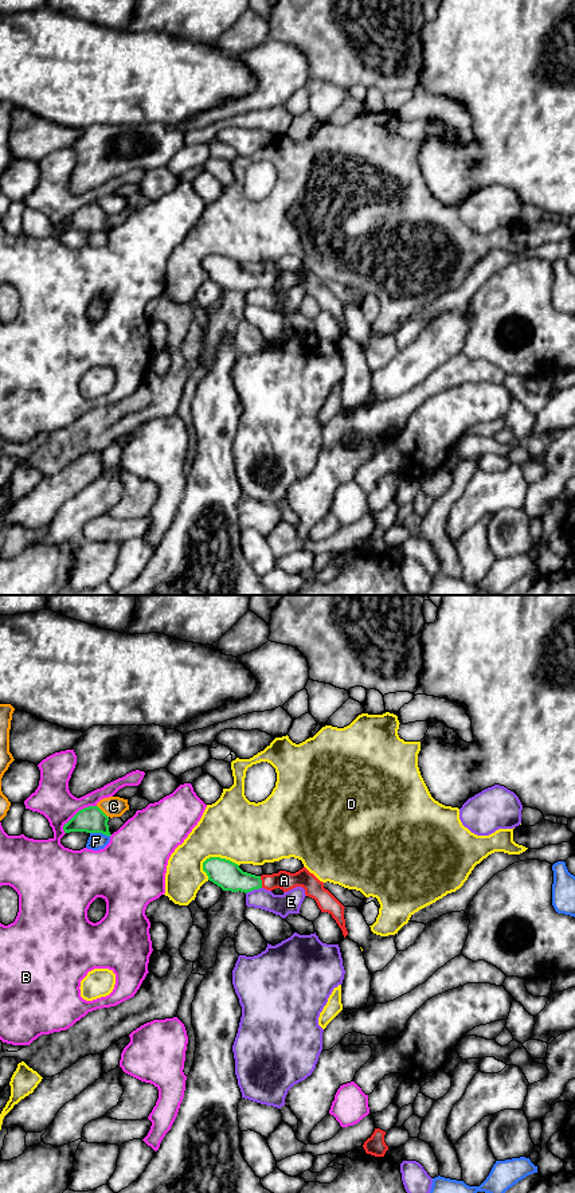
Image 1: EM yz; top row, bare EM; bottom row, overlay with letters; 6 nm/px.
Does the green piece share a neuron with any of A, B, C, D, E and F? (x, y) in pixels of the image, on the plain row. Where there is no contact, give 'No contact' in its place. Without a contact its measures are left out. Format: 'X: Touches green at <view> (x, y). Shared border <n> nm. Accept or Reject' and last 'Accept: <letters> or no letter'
A: Touches green at yz (261, 280). Shared border 70 nm. Accept
B: Touches green at yz (77, 211). Shared border 260 nm. Reject
C: Touches green at yz (102, 210). Shared border 100 nm. Reject
D: Touches green at yz (216, 255). Shared border 220 nm. Reject
E: Touches green at yz (253, 288). Shared border 100 nm. Reject
F: Touches green at yz (100, 230). Shared border 120 nm. Reject
Accept: A

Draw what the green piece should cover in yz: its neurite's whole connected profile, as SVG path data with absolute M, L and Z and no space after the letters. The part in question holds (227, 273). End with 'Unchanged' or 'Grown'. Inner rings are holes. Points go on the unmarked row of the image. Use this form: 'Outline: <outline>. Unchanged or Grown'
Outline: M210 255L203 261L203 269L208 278L220 285L223 289L231 290L251 290L254 288L265 286L273 289L275 286L288 290L296 285L302 285L305 293L314 297L321 310L328 310L336 318L343 329L344 336L348 333L344 317L344 304L324 286L320 279L305 265L296 271L279 269L273 273L255 274L243 270L238 262L220 257Z. Grown

